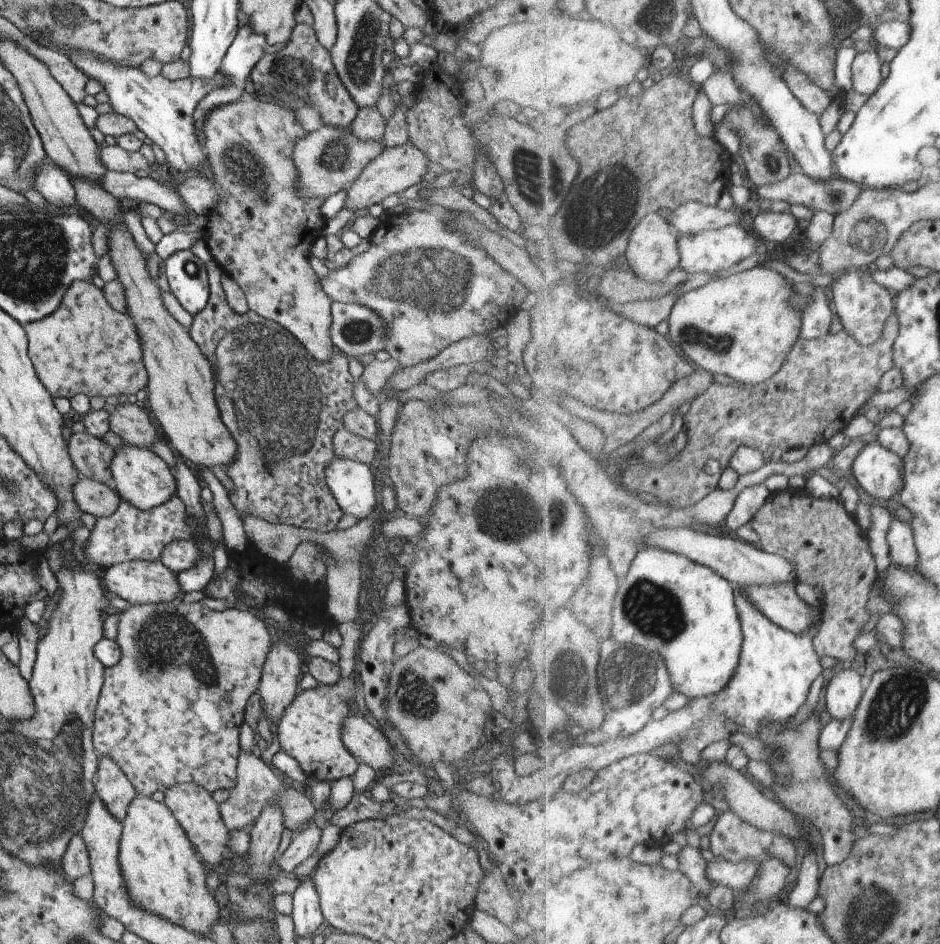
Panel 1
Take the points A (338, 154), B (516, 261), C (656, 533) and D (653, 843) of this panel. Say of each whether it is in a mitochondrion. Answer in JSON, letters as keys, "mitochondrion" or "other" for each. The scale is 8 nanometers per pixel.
{"A":"mitochondrion","B":"other","C":"other","D":"other"}

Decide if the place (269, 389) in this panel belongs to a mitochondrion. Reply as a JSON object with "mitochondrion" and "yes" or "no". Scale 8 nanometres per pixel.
{"mitochondrion":"yes"}

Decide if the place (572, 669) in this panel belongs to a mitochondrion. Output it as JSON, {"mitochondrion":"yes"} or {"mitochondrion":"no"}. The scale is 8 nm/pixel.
{"mitochondrion":"yes"}

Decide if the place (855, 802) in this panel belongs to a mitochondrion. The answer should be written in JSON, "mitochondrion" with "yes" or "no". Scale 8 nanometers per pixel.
{"mitochondrion":"no"}

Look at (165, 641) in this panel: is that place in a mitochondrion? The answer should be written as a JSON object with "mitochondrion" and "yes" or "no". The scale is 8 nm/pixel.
{"mitochondrion":"yes"}

